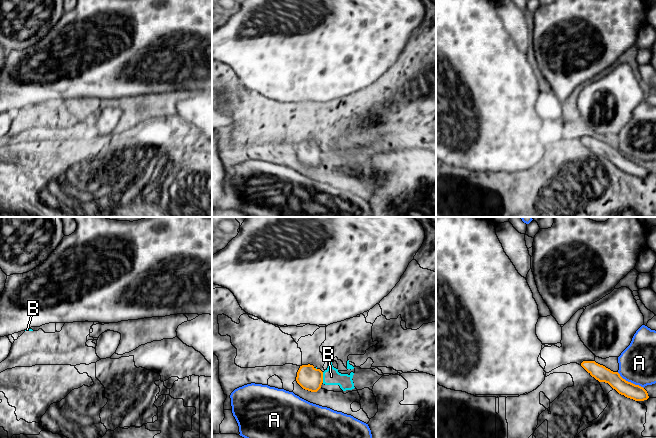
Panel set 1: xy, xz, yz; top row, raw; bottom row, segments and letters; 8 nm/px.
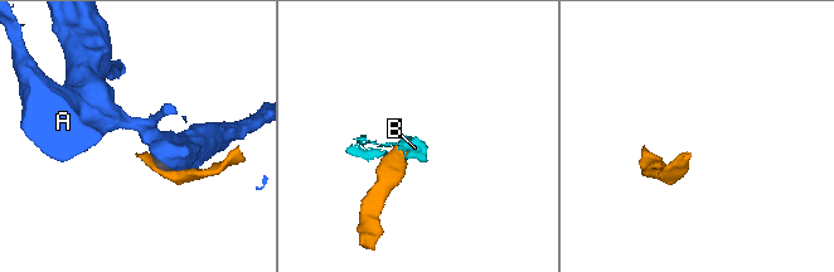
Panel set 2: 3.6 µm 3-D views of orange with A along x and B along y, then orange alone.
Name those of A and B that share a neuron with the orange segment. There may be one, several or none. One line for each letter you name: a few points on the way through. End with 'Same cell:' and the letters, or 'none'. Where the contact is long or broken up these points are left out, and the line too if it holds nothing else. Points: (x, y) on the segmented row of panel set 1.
B: runs through xz (309, 378), (322, 377), (331, 376)
Same cell: B

